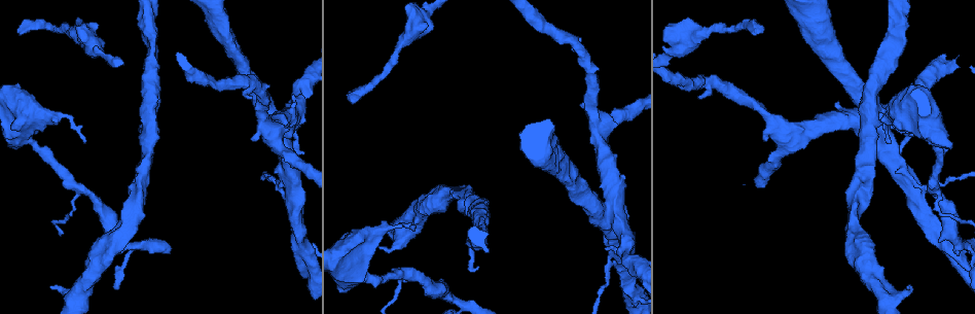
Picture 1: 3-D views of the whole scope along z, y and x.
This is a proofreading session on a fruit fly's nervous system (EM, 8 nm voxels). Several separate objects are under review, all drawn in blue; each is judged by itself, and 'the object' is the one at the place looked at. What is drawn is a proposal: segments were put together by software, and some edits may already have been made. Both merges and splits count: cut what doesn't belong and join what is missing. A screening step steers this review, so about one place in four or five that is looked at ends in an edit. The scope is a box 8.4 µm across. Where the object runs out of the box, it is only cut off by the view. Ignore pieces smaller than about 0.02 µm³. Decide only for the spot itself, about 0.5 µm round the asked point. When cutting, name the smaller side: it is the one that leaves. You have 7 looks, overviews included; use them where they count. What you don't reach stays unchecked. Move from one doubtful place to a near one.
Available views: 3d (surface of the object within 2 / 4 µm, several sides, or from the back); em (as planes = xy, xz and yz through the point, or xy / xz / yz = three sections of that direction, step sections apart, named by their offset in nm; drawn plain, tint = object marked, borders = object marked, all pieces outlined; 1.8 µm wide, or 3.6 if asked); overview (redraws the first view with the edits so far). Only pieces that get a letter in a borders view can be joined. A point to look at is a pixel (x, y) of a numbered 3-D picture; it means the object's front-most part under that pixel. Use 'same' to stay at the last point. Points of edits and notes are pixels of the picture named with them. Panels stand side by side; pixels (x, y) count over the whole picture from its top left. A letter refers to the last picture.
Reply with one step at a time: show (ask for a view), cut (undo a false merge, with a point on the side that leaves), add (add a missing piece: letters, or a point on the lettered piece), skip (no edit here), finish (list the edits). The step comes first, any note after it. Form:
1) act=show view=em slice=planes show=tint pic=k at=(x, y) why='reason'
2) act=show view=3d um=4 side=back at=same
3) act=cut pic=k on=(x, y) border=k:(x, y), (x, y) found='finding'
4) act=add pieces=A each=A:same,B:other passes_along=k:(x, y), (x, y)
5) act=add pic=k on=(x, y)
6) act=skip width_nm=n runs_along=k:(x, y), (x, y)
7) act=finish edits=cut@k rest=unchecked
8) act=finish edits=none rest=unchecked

act=show view=3d um=2 pic=1 at=(605, 214) why='sharp bend'

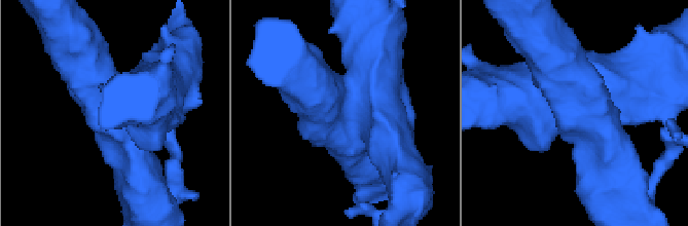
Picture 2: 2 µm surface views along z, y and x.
act=show view=em slice=planes show=plain pic=2 at=(340, 106)

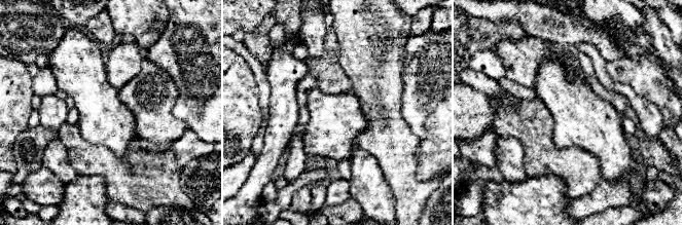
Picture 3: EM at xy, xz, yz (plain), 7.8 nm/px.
act=show view=em slice=planes show=borders at=same why='what lies round it'

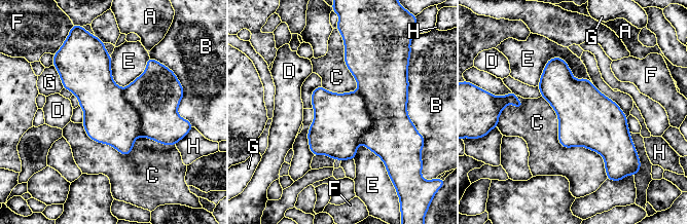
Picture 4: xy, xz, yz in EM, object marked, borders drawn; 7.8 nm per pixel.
act=cut pic=4 on=(340, 119) width_nm=440 longest_contact=C:800nm each=A:other,B:other,C:other,D:other,E:other,F:other,G:other,H:other found='two neurons meet here'

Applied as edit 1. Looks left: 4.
act=show view=overview

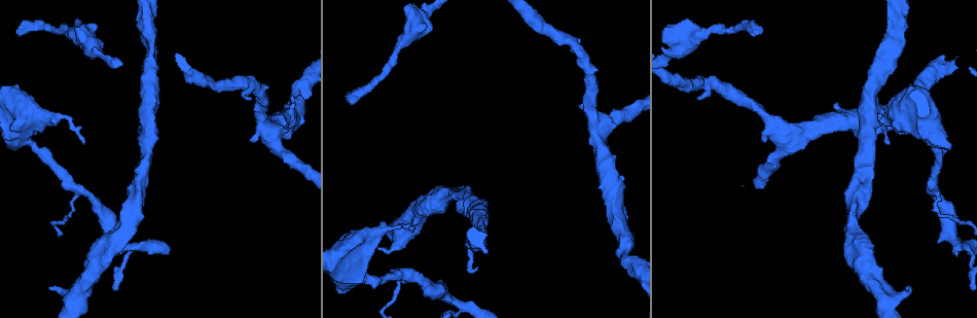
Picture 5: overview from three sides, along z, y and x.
act=show view=3d um=2 pic=5 at=(249, 97) why='free end'

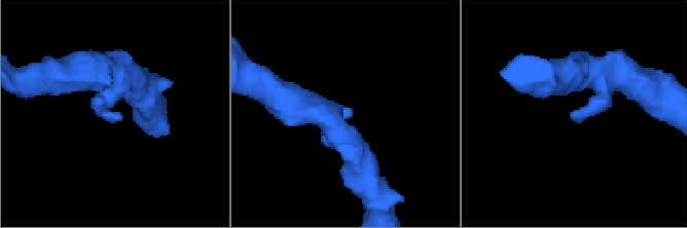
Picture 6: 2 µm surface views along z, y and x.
act=show view=em slice=planes show=borders pic=6 at=(574, 116) arm_widths_nm=280,280

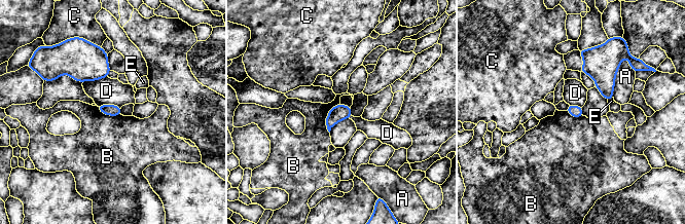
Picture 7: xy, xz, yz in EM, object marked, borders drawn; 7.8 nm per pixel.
act=skip each=A:other,B:other,C:other,D:other,E:other border=7:(339, 103), (327, 115), (329, 133) found='no lettered piece goes on from it'

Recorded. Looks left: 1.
act=show view=em slice=planes show=borders pic=5 at=(15, 31) why='long arm stops here'

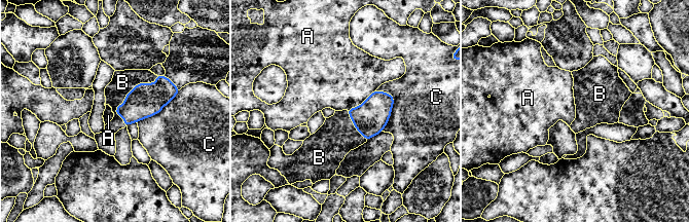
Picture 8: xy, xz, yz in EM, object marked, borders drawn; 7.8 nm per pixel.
act=add pieces=B width_nm=200 each=A:other,B:same,C:other passes_along=8:(145, 100), (125, 97), (122, 82) found='the neuron continues'

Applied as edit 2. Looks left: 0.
act=finish edits=cut@4,add@8 rest=unchecked

